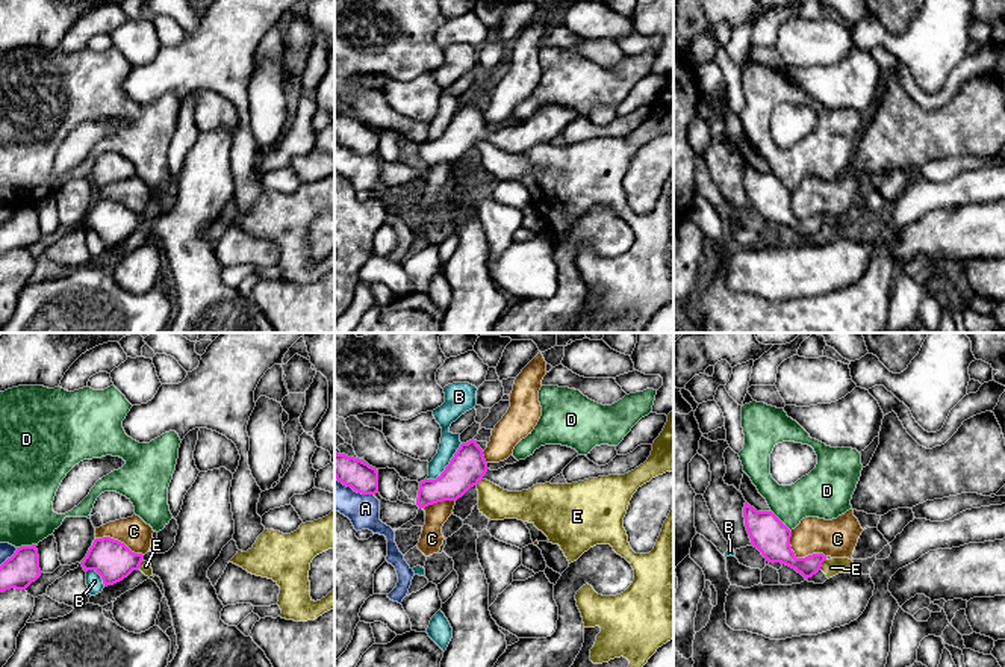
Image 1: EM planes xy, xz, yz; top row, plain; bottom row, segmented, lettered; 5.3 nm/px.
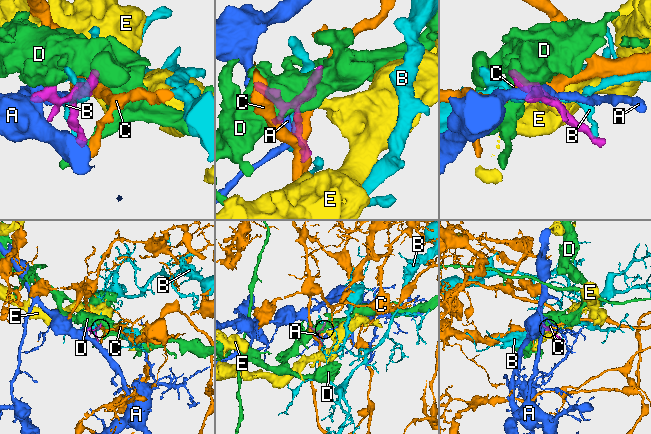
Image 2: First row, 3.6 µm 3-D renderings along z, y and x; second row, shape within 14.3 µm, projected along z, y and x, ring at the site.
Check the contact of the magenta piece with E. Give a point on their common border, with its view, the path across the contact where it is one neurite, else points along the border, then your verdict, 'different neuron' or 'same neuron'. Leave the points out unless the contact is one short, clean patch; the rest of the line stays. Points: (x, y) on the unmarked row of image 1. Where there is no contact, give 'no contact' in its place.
yz (821, 226) | along yz (827, 220), (819, 230) | different neuron

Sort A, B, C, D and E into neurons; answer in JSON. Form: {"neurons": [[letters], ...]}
{"neurons": [["A"], ["B"], ["C"], ["D"], ["E"]]}

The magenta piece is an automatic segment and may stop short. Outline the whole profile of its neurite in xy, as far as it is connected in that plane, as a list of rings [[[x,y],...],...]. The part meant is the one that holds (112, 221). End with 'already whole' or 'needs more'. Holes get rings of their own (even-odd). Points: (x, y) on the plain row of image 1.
[[[226,129],[198,135],[176,178],[179,191],[176,204],[168,213],[135,215],[124,204],[103,198],[94,201],[82,222],[83,231],[95,231],[104,248],[127,239],[142,222],[151,224],[153,236],[163,245],[163,257],[171,271],[179,307],[174,321],[162,333],[277,333],[251,298],[245,298],[236,287],[221,281],[224,266],[207,239],[209,228],[235,195],[230,165],[232,141],[233,135]]] | needs more

